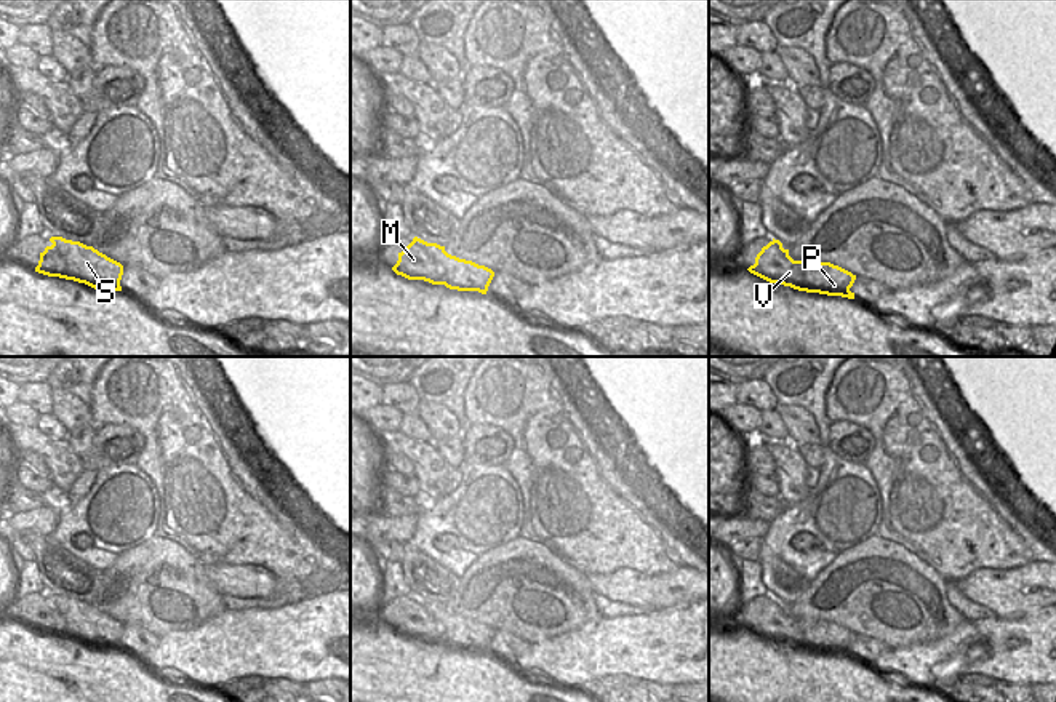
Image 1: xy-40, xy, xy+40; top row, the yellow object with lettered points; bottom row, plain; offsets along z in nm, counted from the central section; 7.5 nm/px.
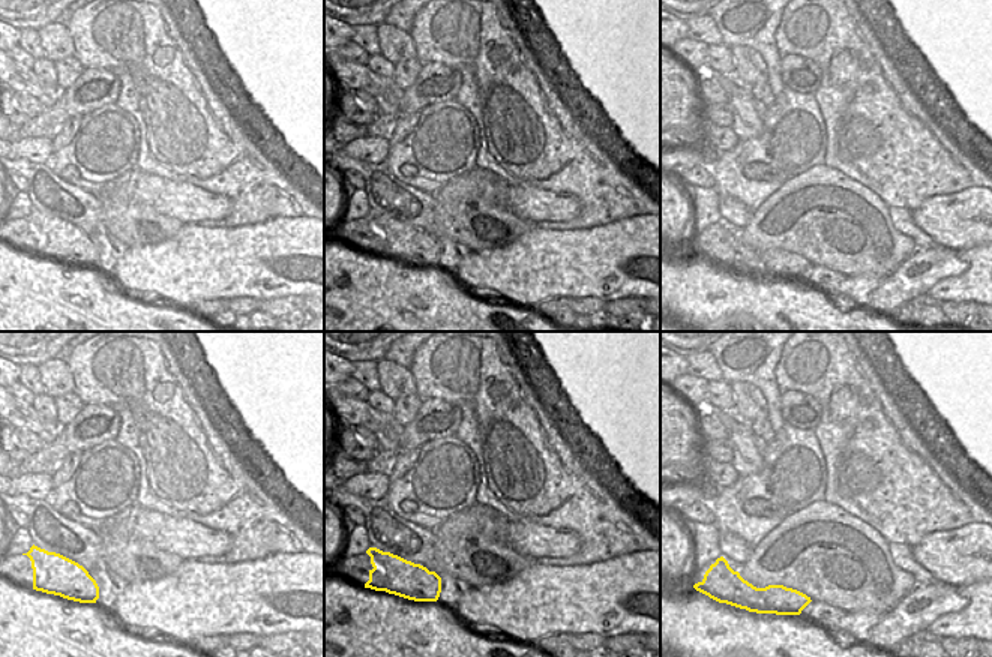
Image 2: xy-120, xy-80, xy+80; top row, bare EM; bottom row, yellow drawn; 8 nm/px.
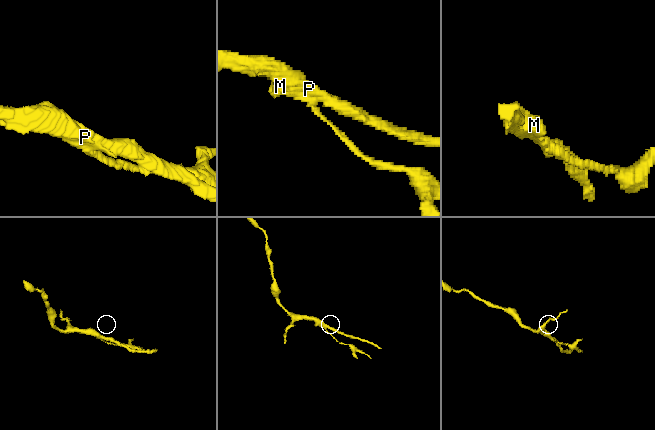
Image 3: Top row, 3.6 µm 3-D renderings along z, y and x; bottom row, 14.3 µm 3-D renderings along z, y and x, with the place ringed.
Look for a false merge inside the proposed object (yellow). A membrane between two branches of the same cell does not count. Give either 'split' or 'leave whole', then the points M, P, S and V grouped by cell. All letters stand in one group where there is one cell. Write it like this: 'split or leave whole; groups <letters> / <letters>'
split; groups M V / P S

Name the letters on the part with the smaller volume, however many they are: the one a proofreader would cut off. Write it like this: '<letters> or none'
M, V

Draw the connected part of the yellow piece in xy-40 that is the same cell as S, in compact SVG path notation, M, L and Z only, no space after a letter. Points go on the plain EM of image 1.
M51 595L50 600L66 617L67 628L80 633L85 643L94 648L122 649L123 624L120 620L80 600L62 595Z

